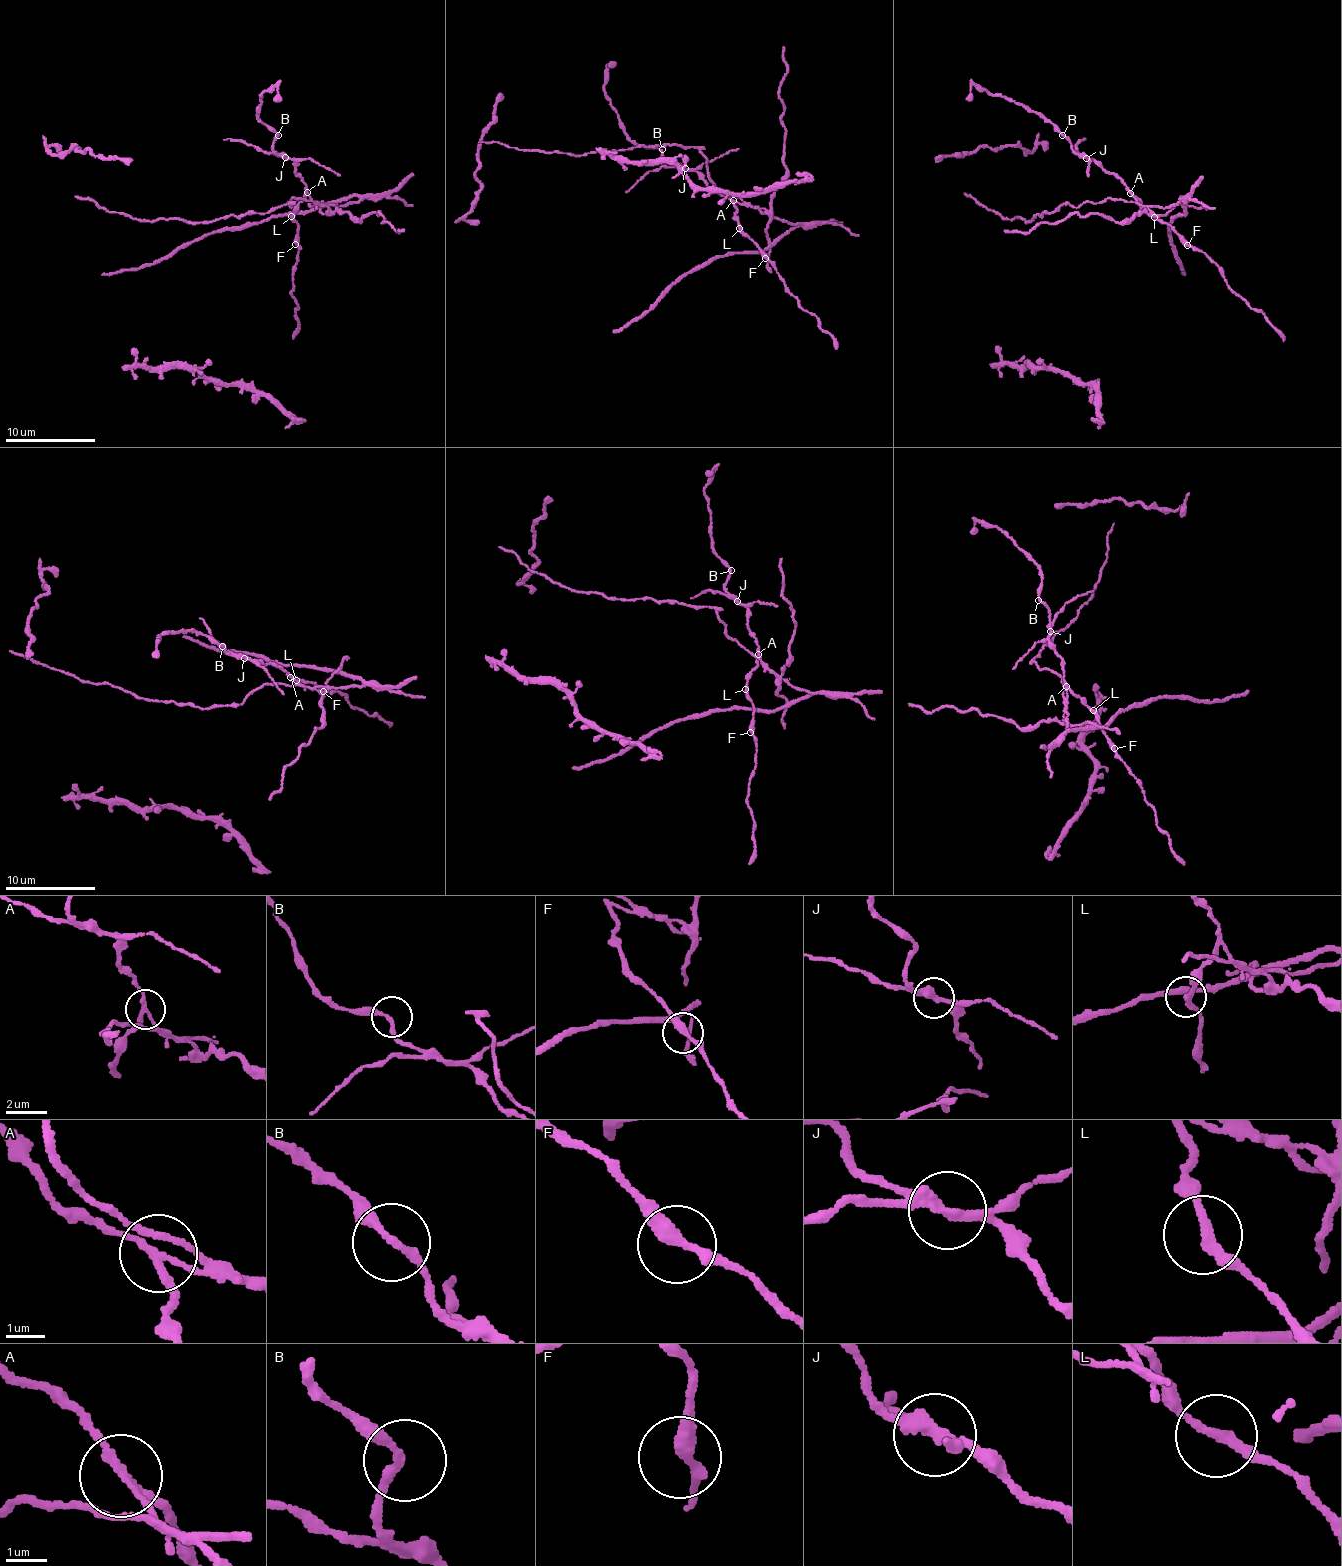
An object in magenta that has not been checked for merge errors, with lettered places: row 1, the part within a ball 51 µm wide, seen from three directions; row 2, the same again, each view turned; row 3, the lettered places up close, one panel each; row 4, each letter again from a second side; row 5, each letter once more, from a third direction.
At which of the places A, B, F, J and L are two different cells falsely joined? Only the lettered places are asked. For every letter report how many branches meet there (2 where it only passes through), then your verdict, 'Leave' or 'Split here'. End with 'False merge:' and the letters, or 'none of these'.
A: Branches: 3. Split here
B: Branches: 2. Leave
F: Branches: 2. Leave
J: Branches: 2. Split here
L: Branches: 2. Leave
False merge: A, J

